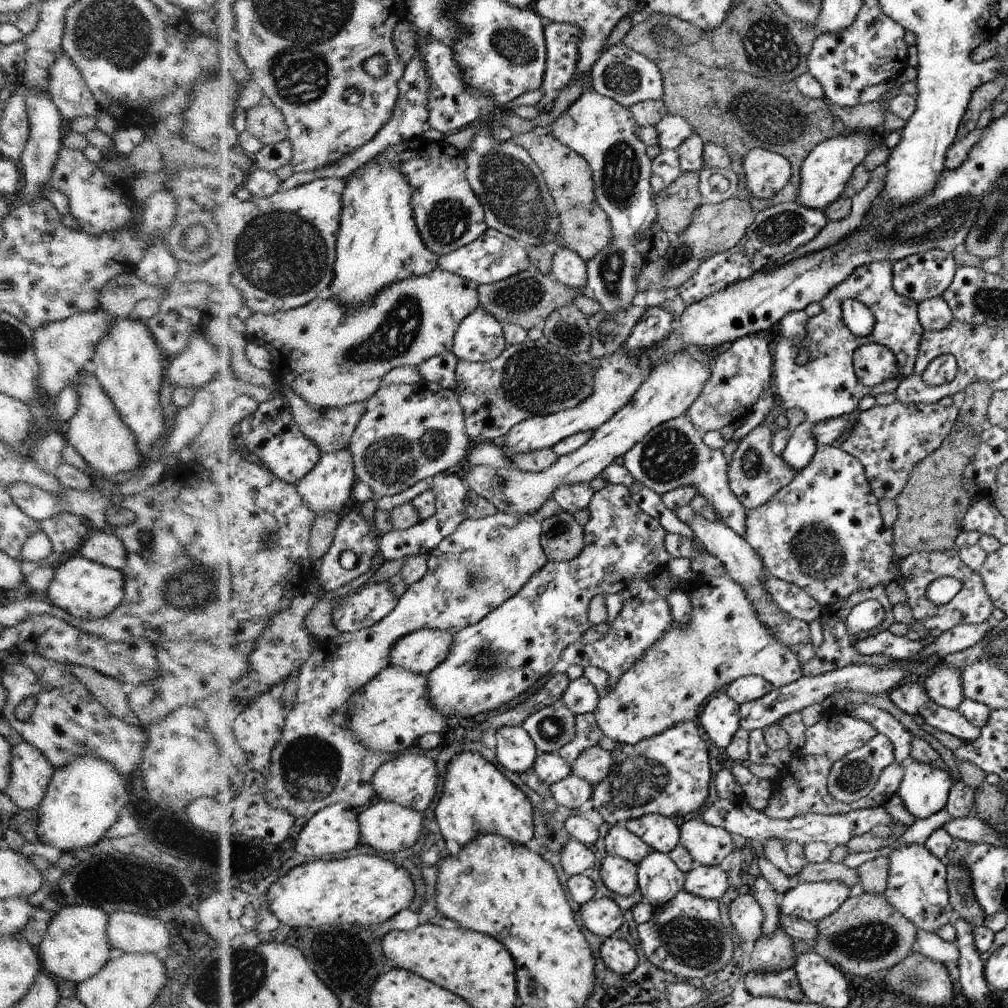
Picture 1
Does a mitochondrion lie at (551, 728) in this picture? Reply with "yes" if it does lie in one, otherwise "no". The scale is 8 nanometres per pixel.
yes

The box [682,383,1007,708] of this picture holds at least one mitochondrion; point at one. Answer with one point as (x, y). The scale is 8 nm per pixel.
(820, 556)

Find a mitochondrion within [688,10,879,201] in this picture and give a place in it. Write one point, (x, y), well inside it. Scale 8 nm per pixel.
(772, 50)

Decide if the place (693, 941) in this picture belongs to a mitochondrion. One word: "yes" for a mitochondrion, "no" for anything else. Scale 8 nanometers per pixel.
yes

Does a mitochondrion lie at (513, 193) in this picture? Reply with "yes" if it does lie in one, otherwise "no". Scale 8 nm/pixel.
yes

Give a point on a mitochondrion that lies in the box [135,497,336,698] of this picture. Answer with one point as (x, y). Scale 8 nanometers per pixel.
(186, 590)

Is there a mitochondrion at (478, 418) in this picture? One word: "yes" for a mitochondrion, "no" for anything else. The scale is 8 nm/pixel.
no

